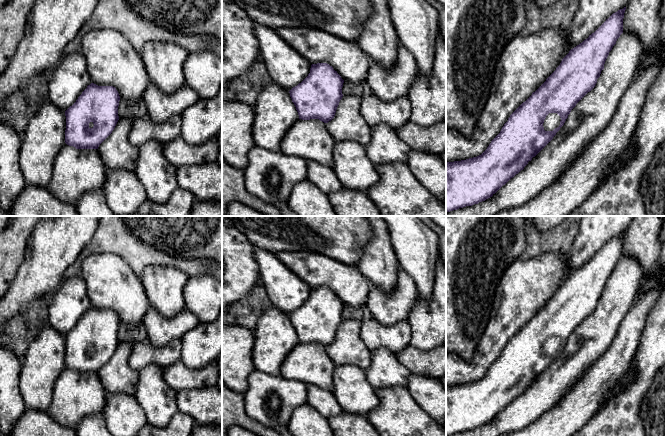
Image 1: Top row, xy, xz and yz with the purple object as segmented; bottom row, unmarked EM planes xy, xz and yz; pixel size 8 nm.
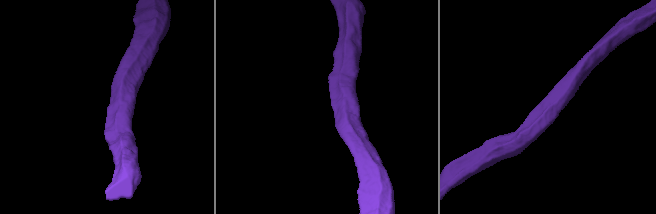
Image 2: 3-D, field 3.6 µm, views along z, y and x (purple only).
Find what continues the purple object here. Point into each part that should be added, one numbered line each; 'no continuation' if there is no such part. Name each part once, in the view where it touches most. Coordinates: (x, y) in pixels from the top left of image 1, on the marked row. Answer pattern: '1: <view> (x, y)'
1: yz (552, 120)

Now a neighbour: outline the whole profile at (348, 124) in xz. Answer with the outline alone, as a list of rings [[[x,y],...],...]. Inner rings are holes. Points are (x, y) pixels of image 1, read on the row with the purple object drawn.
[[[343,95],[334,118],[326,128],[336,142],[352,141],[366,147],[371,140],[371,127],[360,112],[361,97]]]

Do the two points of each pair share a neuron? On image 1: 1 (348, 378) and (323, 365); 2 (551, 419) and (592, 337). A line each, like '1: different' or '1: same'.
1: different
2: different

